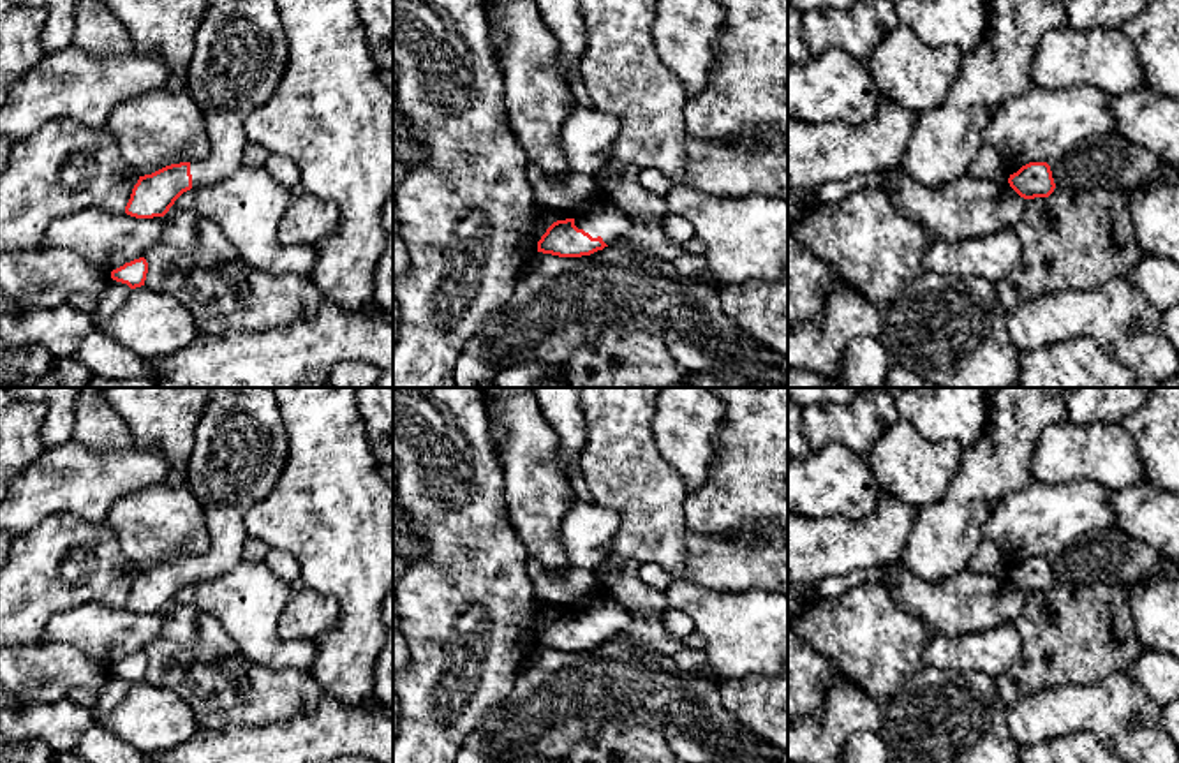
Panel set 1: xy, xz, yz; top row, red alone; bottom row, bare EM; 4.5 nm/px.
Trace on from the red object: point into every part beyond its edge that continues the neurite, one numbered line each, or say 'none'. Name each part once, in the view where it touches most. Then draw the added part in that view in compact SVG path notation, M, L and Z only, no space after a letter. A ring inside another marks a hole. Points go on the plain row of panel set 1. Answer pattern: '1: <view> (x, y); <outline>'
1: xz (610, 617); M608 597L590 601L575 611L575 620L592 633L601 631L606 640L620 634L633 622L633 613Z

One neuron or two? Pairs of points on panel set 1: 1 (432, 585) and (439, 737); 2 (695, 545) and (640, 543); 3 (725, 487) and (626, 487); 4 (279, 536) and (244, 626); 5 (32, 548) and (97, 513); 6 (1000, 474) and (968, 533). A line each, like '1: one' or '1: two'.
1: one
2: two
3: two
4: two
5: two
6: one

